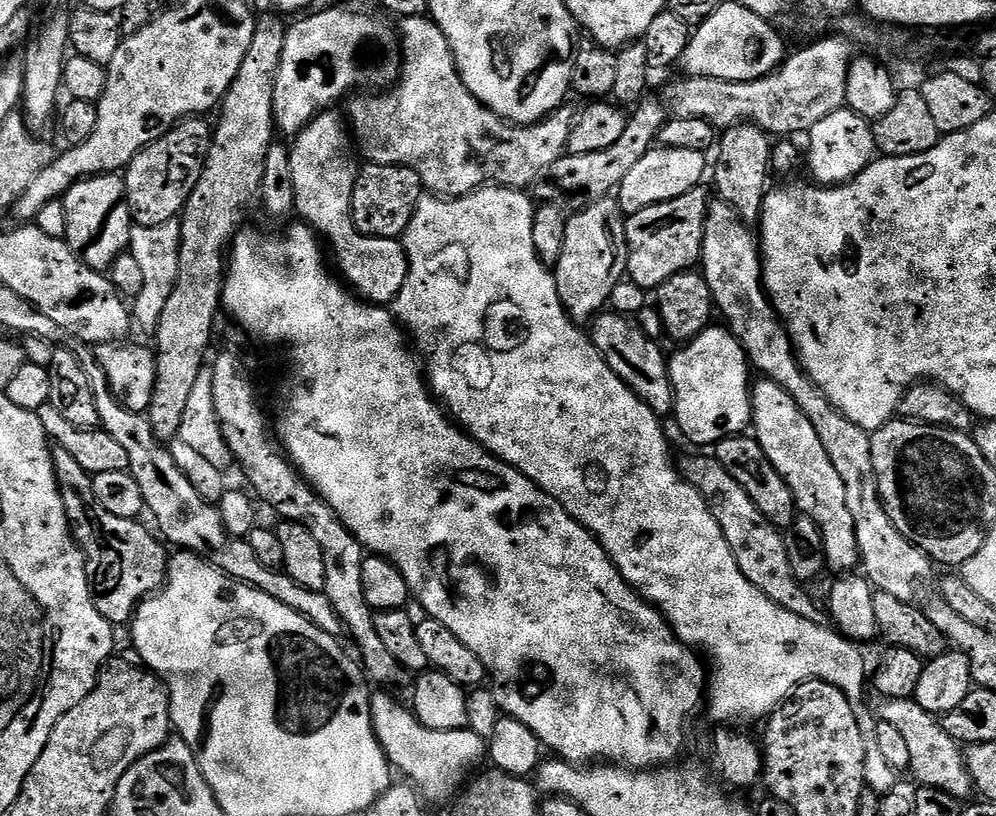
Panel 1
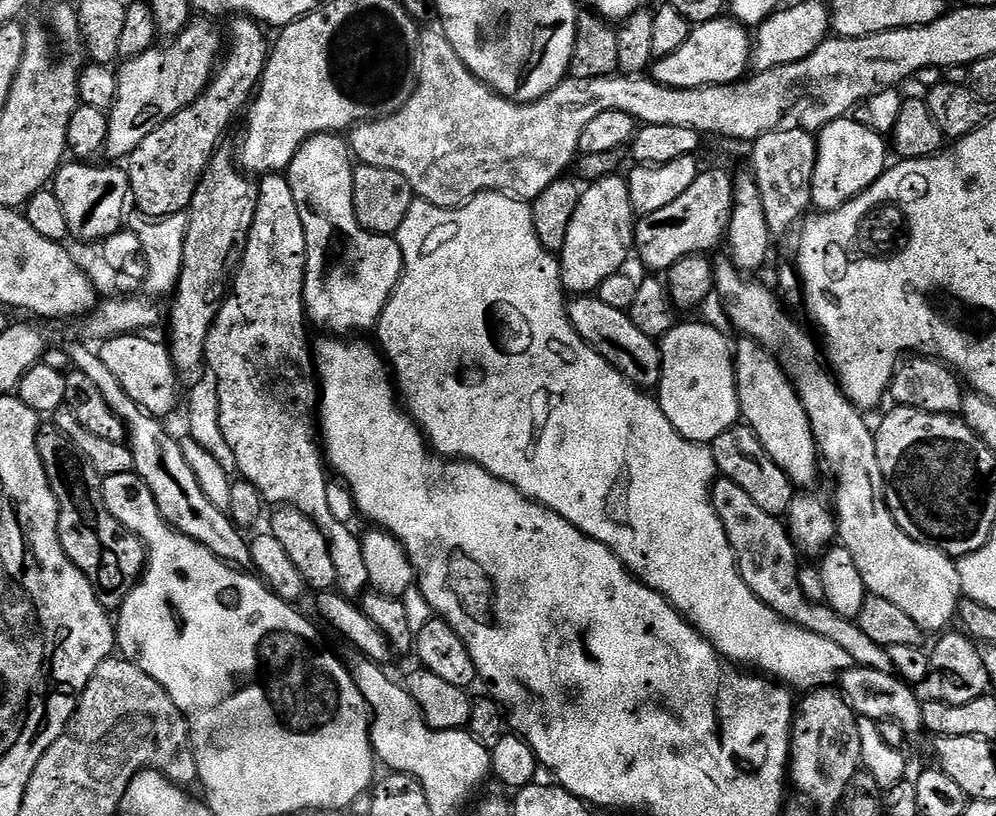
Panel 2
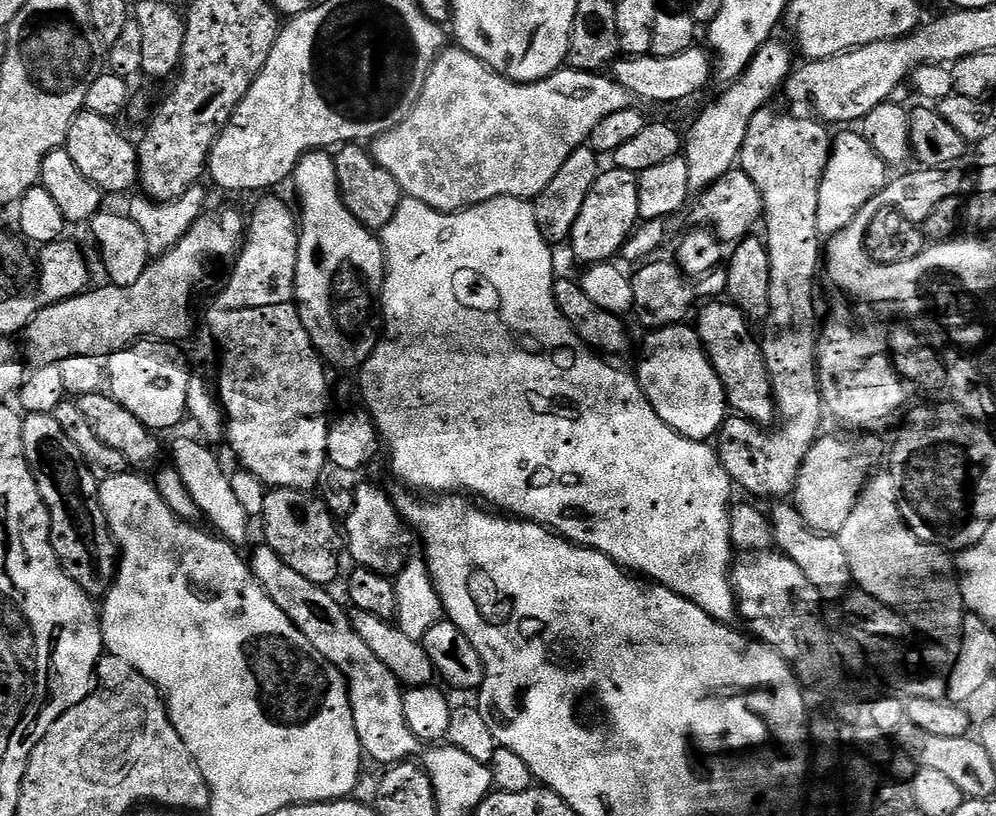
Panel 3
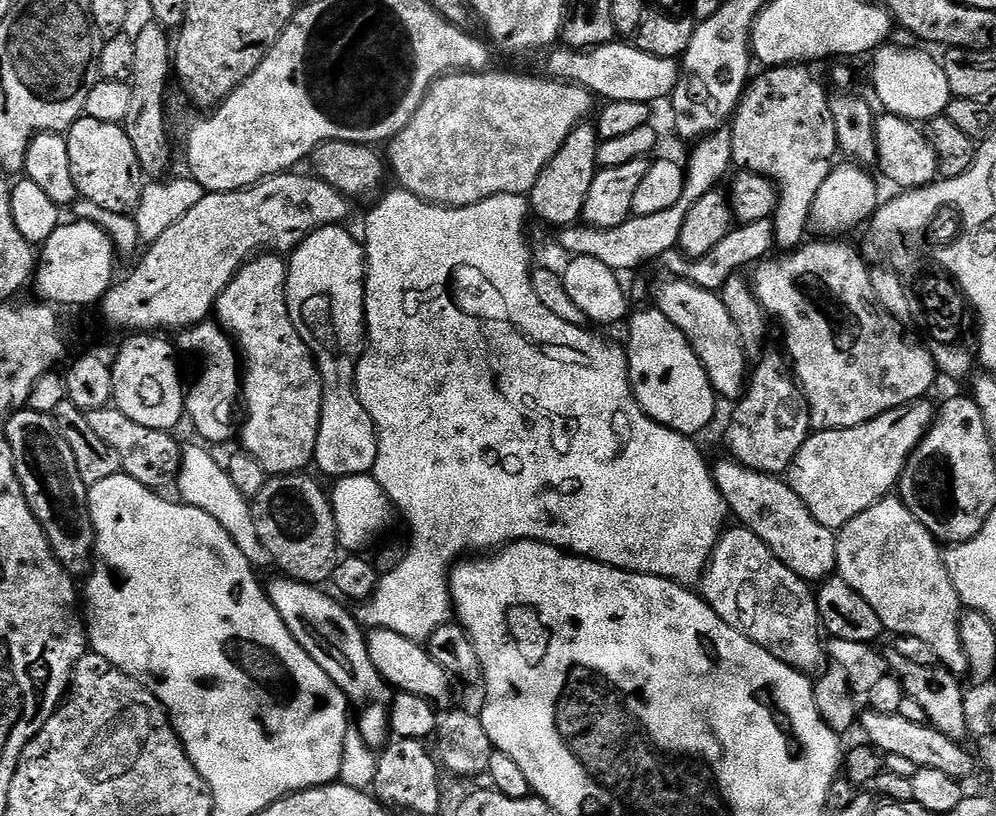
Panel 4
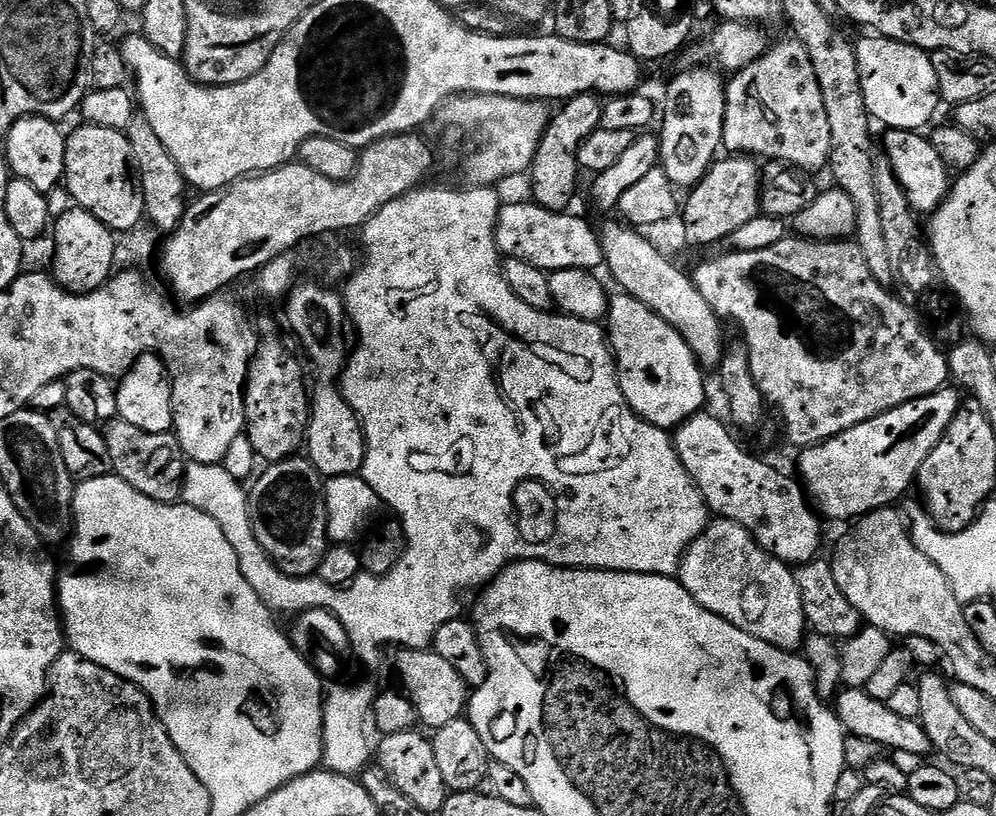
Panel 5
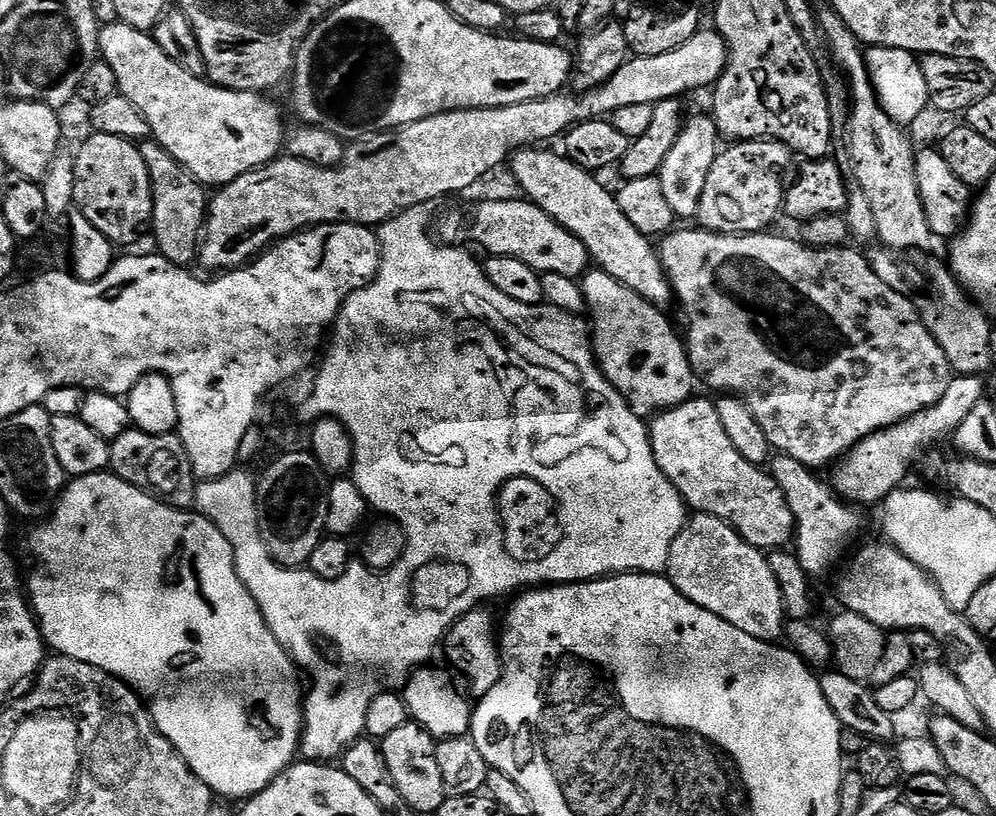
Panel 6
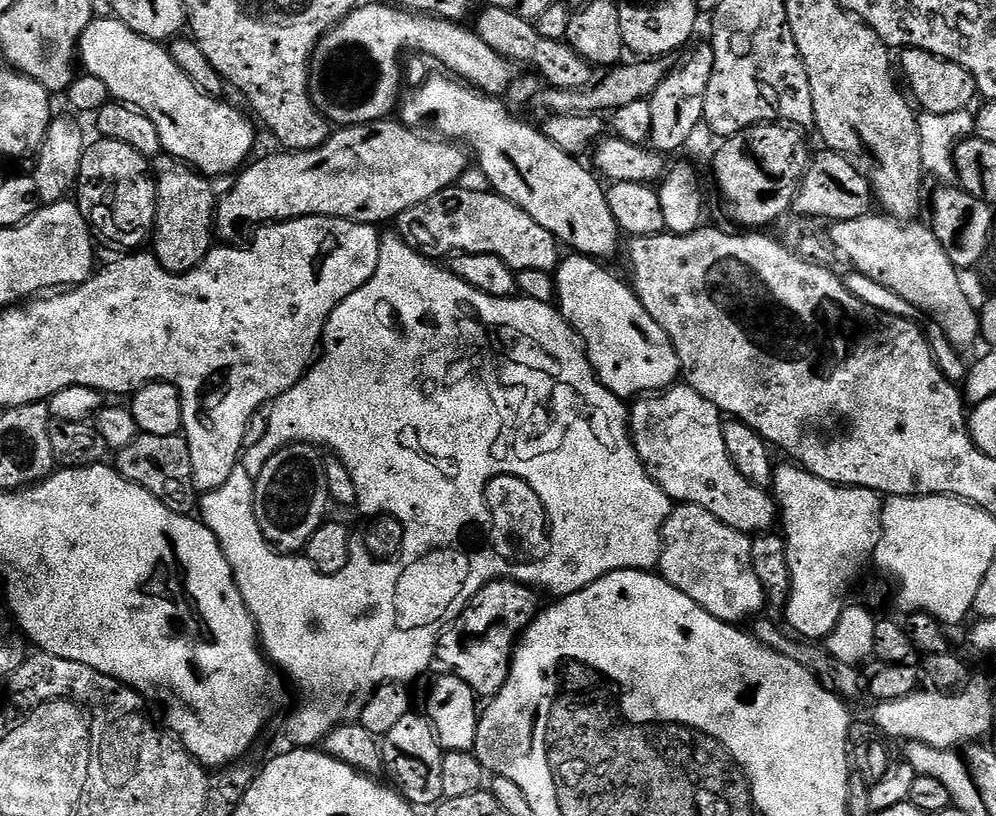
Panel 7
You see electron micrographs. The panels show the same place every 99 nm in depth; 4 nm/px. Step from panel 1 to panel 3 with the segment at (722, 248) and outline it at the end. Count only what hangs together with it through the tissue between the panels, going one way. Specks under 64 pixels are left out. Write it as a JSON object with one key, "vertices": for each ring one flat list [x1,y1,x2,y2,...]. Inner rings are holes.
{"vertices":[[884,470,882,474,873,475,860,491,854,510,850,510,850,518,846,518,846,526,838,533,842,542,842,550,846,554,846,562,850,562,852,583,857,589,895,608,903,614,913,629,916,628,929,641,945,646,952,646,959,641,960,628,964,624,966,609,960,593,960,582,954,571,954,564,948,561,949,553,934,544,923,544,902,518,900,501,896,494,896,483,892,473]]}

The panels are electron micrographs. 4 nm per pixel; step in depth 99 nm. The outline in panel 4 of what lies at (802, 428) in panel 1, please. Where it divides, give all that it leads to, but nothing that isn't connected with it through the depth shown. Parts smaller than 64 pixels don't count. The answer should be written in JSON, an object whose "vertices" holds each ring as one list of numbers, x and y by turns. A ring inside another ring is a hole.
{"vertices":[[668,278,657,292,655,289,654,298,655,294,655,307,666,314,666,318,670,318,670,322,674,322,678,330,682,330,694,354,702,362,706,378,710,378,717,397,724,399,725,396,731,402,739,401,746,391,746,373,749,371,750,361,744,355,738,326,734,326,734,318,730,318,730,310,726,310,720,295,683,278]]}

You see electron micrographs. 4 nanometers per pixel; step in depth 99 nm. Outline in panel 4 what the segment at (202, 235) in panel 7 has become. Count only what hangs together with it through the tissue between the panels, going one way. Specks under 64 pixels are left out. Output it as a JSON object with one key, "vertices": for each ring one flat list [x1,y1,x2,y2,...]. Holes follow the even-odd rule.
{"vertices":[[148,22,148,25,146,25,140,33,135,33,134,36,134,74,132,75,132,79,130,81,132,85,132,93,130,94,130,114,126,114,126,118,124,119,122,127,124,129,124,133,126,133,126,135,128,135,130,138,130,142,134,142,134,154,138,154,138,162,142,166,145,177,148,178,167,177,168,175,166,174,168,172,168,159,170,159,172,156,172,144,170,141,168,141,168,120,166,117,164,117,164,95,166,95,168,92,168,76,170,80,170,77,174,72,174,44,171,39,168,41,168,36,169,33,155,22]]}

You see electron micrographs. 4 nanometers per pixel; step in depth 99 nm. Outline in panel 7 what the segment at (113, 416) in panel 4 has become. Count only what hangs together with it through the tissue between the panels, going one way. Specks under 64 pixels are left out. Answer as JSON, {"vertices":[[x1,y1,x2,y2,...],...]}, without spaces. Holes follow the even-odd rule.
{"vertices":[[141,432,134,442,130,442,130,446,119,449,115,456,114,467,120,475,154,494,154,498,158,498,170,510,188,514,197,507,194,466,190,466,190,446,183,435,163,436]]}

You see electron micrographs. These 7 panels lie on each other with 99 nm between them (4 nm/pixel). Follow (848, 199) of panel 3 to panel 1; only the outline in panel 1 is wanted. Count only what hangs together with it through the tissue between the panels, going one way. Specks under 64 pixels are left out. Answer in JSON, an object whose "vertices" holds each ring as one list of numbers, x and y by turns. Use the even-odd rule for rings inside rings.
{"vertices":[[847,106,840,108,834,114,826,114,826,118,822,118,822,122,815,124,812,131,807,133,806,140,809,140,808,152,806,148,806,168,808,164,809,170,812,171,811,179,820,186,835,186,852,180,858,174,862,174,862,170,866,170,866,166,878,156,872,124,851,112]]}

